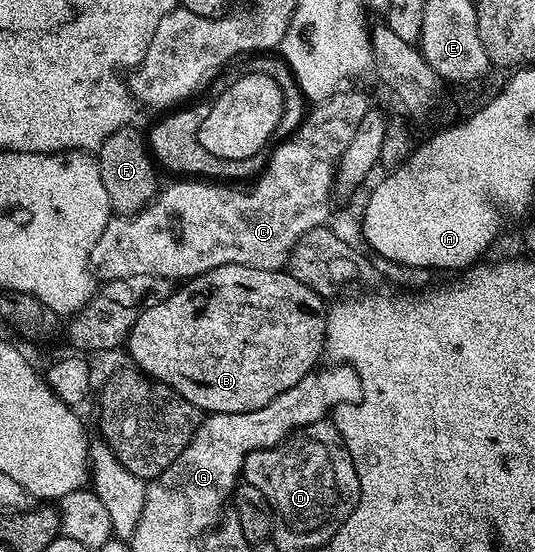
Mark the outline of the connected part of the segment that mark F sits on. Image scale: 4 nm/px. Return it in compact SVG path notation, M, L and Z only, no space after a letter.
M128 124L117 132L110 134L97 151L97 161L101 168L101 182L105 184L105 192L109 192L111 209L116 215L130 216L139 213L149 205L160 189L161 183L155 175L156 163L149 149L149 142Z

